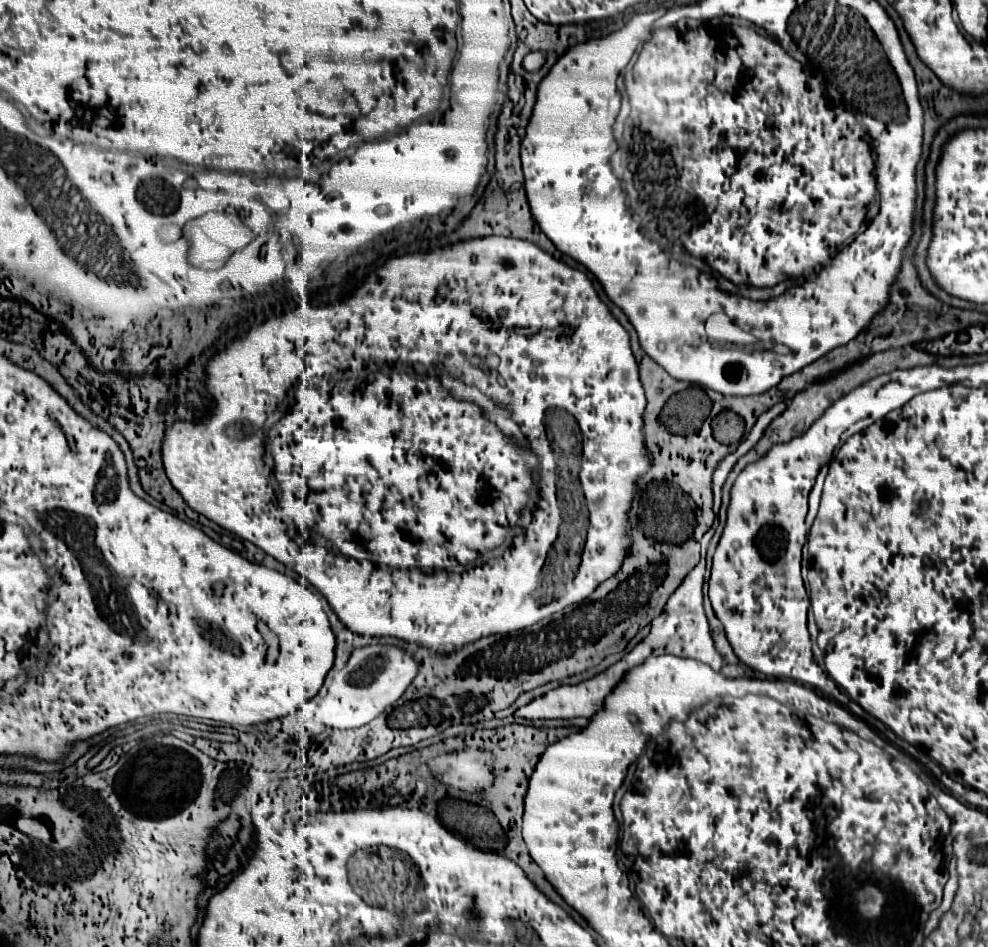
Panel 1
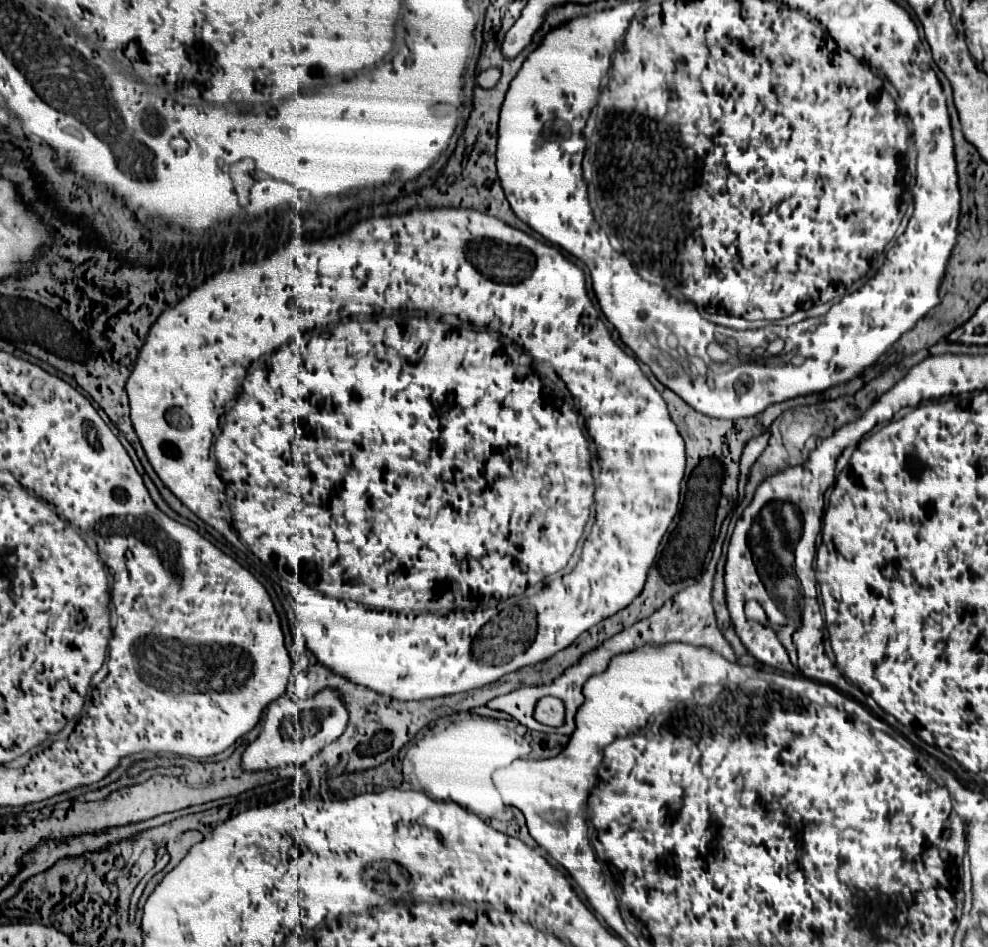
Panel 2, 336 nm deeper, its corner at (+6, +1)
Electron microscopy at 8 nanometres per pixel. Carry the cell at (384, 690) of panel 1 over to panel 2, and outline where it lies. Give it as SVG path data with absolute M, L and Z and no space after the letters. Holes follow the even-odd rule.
M323 690L311 700L305 702L305 706L291 706L285 704L269 704L263 712L263 730L257 736L255 742L251 742L243 756L241 756L241 770L245 772L259 772L259 770L273 770L279 766L303 766L307 760L317 756L327 744L335 742L345 726L347 726L347 710L343 708L343 702L339 700L335 690ZM293 708L293 710L291 710ZM277 718L277 720L275 720ZM281 724L281 726L275 726Z

